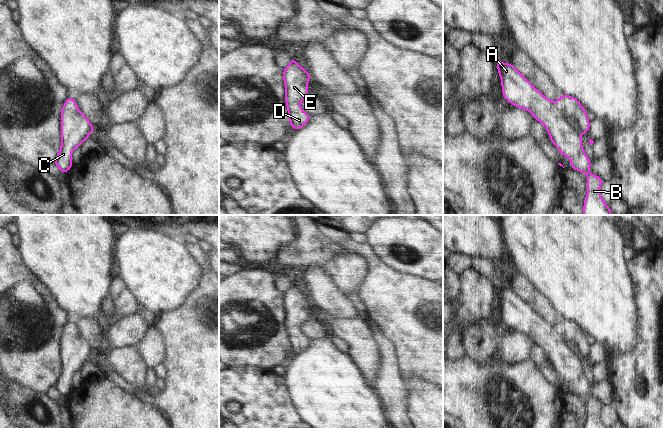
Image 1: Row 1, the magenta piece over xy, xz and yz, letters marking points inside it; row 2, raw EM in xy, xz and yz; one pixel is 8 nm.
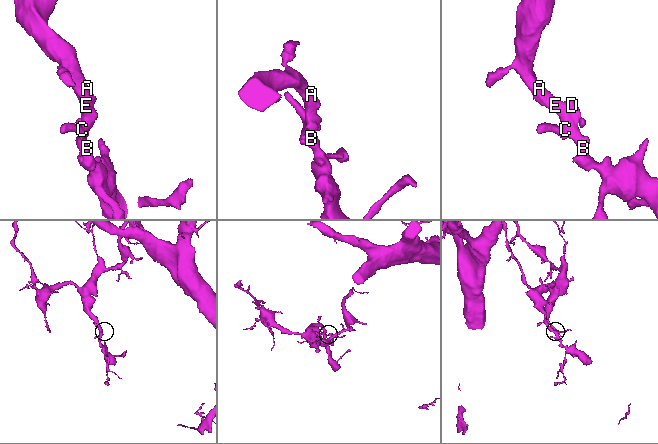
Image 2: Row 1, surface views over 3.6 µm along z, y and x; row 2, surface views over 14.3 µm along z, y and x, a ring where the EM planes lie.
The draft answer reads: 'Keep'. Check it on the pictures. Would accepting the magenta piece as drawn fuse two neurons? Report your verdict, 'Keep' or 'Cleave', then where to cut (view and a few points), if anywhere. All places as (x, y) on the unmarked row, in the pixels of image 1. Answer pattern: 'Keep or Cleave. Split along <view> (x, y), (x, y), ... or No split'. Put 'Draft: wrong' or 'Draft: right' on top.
Draft: right
Keep. No split.

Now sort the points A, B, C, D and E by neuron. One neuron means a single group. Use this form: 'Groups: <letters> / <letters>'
Groups: A B C D E.

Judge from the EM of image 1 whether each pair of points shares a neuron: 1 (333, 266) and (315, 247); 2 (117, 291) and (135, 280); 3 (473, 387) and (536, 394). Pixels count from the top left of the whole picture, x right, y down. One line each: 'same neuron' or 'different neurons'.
1: different neurons
2: different neurons
3: same neuron

